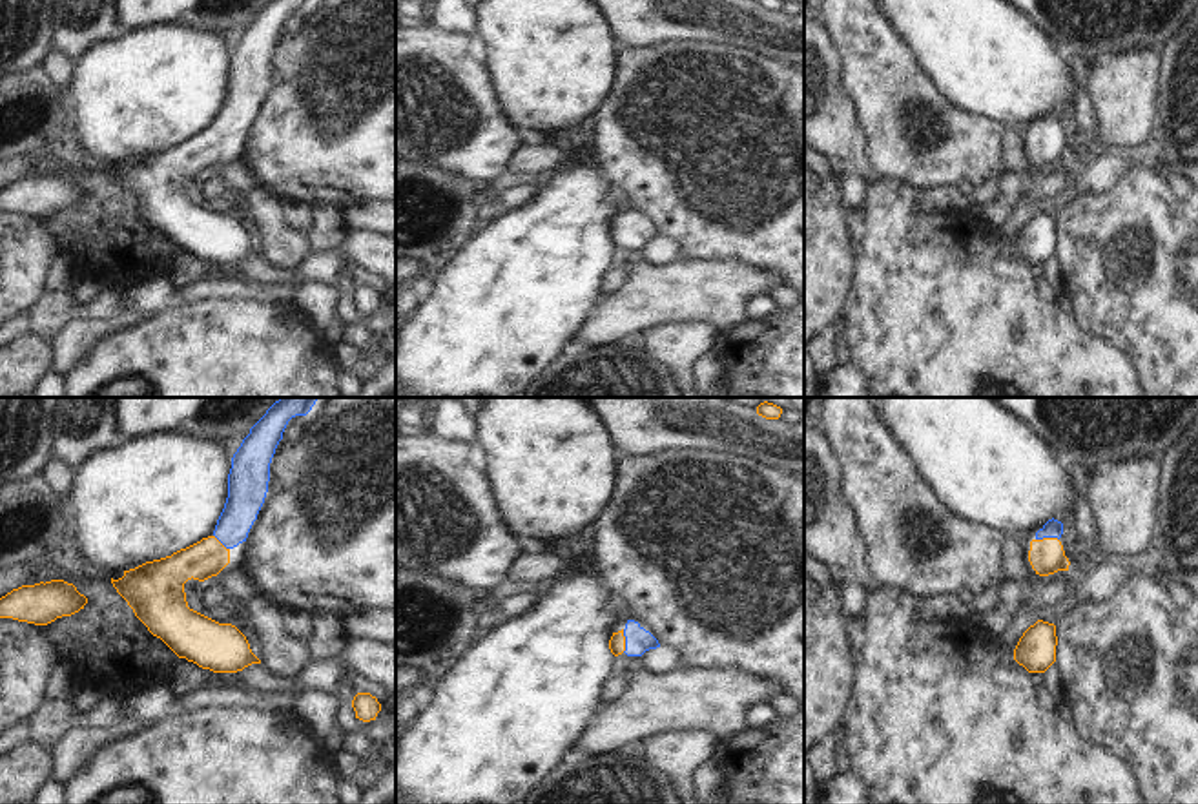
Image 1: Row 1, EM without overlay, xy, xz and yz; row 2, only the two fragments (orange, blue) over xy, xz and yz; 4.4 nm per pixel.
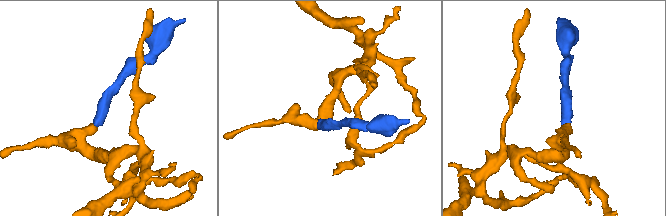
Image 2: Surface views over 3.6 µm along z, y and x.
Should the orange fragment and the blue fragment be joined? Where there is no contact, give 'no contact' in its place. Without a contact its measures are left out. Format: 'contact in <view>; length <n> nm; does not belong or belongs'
contact in xz; length 100 nm; belongs

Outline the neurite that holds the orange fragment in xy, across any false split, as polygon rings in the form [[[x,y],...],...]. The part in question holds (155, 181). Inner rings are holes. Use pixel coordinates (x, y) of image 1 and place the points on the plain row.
[[[268,0],[250,20],[232,49],[228,89],[212,128],[124,162],[119,171],[111,170],[135,208],[179,250],[213,264],[237,264],[261,255],[235,217],[188,199],[184,175],[217,168],[230,155],[230,142],[246,133],[268,84],[270,55],[283,24],[292,9],[310,2]]]

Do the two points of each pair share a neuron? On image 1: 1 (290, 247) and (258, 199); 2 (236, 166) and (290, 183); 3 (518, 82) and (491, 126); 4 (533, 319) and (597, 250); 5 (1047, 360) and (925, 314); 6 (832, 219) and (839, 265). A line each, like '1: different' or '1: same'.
1: same
2: different
3: different
4: same
5: same
6: same

